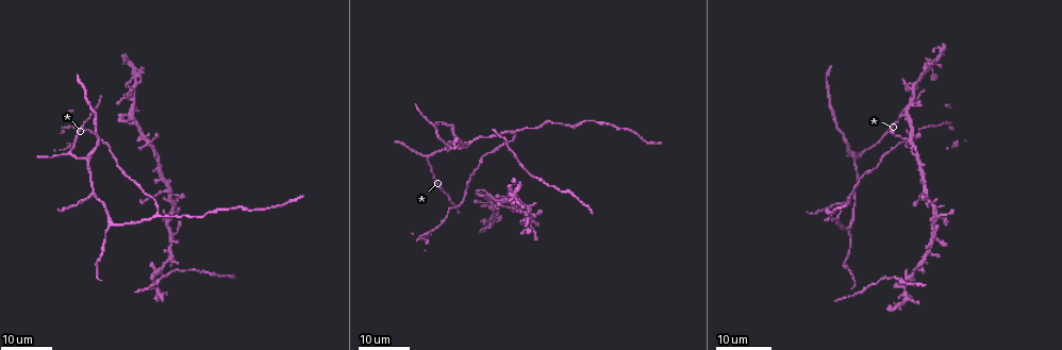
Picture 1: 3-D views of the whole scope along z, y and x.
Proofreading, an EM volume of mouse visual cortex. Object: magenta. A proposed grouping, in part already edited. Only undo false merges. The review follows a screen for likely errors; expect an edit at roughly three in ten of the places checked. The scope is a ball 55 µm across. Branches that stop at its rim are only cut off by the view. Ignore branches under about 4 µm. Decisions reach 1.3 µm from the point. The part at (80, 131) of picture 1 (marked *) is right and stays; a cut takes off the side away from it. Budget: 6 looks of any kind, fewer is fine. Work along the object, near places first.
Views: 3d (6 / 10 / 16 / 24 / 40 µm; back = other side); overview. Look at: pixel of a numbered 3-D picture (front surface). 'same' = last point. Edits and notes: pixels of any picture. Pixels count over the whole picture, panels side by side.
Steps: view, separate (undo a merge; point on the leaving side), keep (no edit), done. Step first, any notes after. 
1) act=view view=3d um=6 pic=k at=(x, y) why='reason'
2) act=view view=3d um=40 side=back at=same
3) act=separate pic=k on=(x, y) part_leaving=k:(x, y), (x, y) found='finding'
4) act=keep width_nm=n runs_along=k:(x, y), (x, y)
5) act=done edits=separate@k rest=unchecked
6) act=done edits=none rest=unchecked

act=view view=3d um=24 pic=1 at=(854, 161)

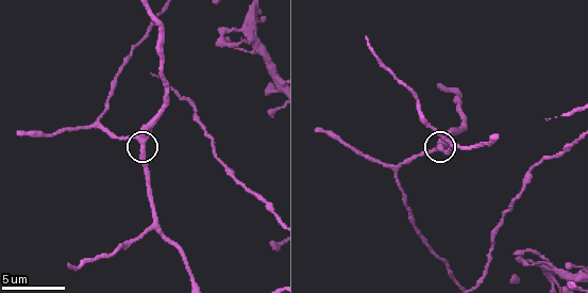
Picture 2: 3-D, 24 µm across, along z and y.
act=view view=3d um=10 pic=2 at=(144, 143)

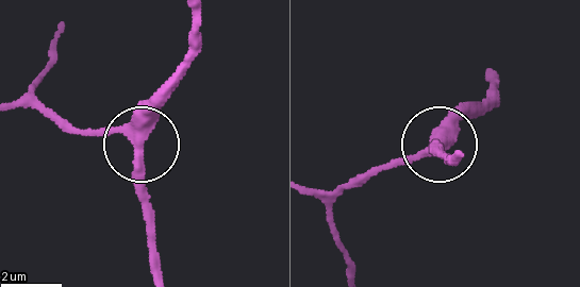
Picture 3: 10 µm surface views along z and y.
act=keep runs_along=3:(52, 41), (34, 90), (80, 131), (138, 136), (169, 90) found='one neuron here'

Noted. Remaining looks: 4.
act=view view=3d um=16 pic=2 at=(453, 144) why='three arms meet'

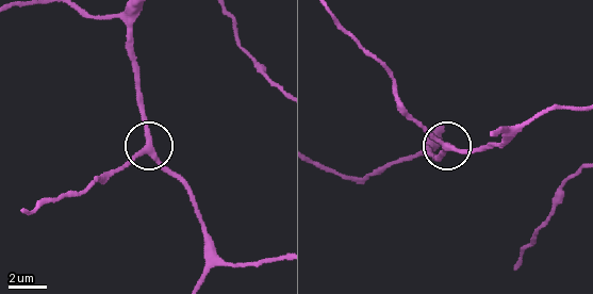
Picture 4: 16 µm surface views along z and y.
act=keep arms=3 found='all the same neuron'

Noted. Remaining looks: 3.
act=view view=3d um=16 pic=1 at=(910, 140) why='four-way junction'

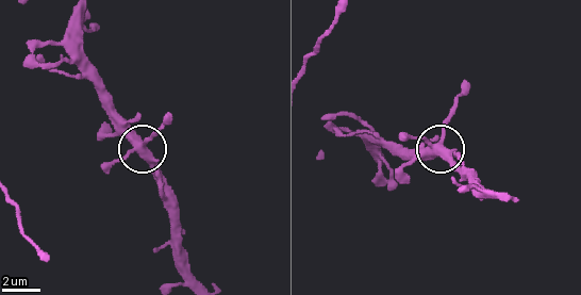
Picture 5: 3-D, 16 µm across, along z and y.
act=view view=3d um=10 pic=5 at=(142, 146)

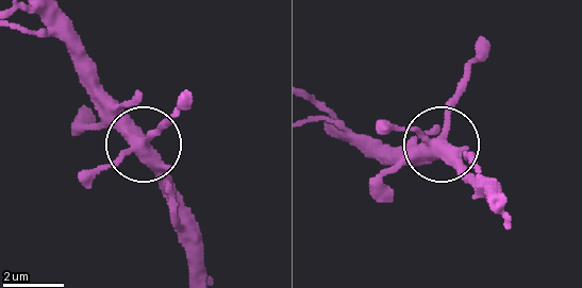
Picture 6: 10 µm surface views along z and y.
act=keep found='all the same neuron'

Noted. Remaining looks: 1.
act=done edits=none rest=unchecked

